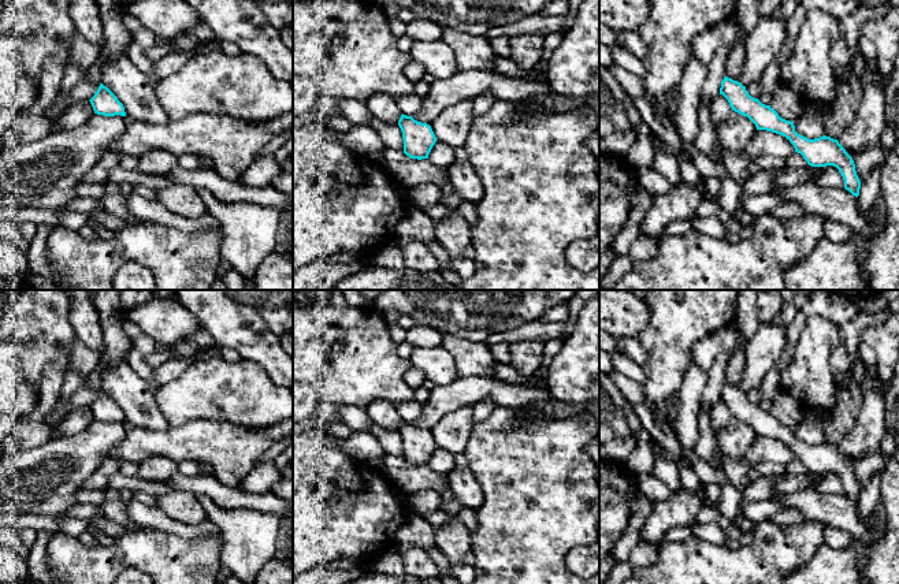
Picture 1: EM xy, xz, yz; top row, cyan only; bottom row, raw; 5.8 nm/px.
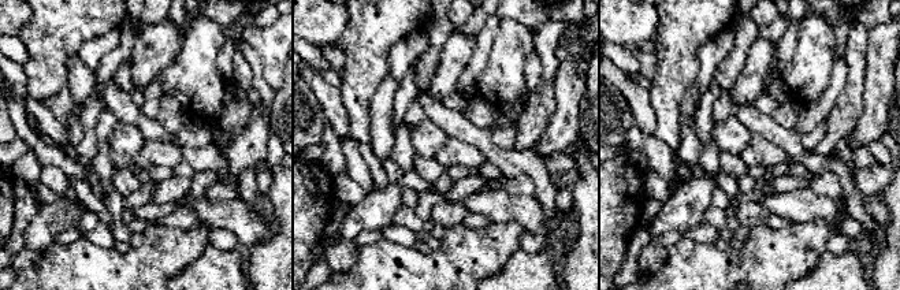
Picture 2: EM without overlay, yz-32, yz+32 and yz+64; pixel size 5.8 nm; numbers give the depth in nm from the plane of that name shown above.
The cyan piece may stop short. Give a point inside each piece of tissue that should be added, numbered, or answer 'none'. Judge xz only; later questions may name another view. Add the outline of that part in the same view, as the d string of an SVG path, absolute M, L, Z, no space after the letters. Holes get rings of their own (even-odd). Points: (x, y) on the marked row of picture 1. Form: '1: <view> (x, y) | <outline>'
none

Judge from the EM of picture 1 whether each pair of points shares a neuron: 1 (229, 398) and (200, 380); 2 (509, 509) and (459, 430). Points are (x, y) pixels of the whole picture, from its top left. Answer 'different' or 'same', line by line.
1: same
2: different

